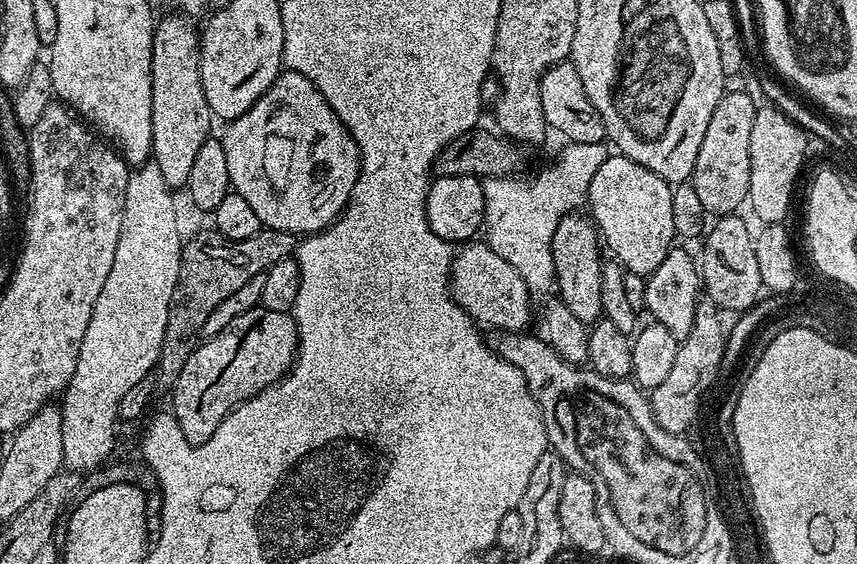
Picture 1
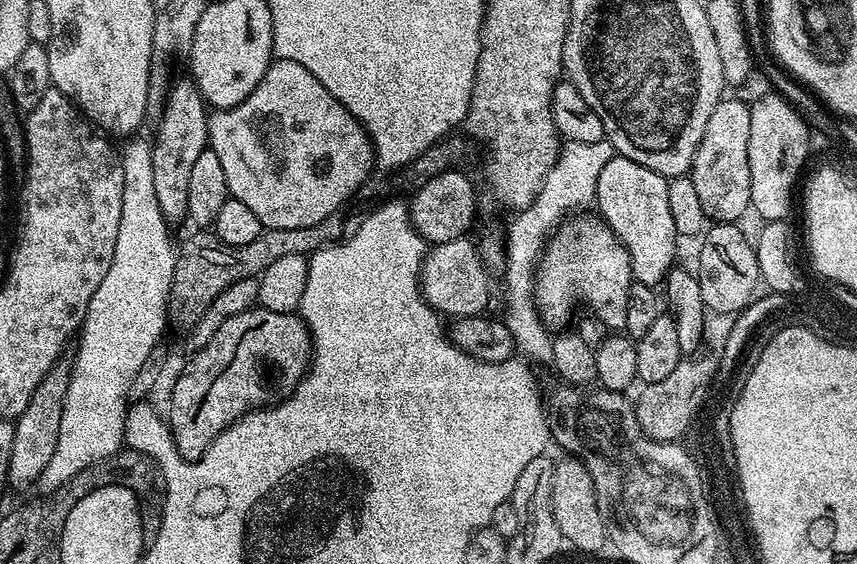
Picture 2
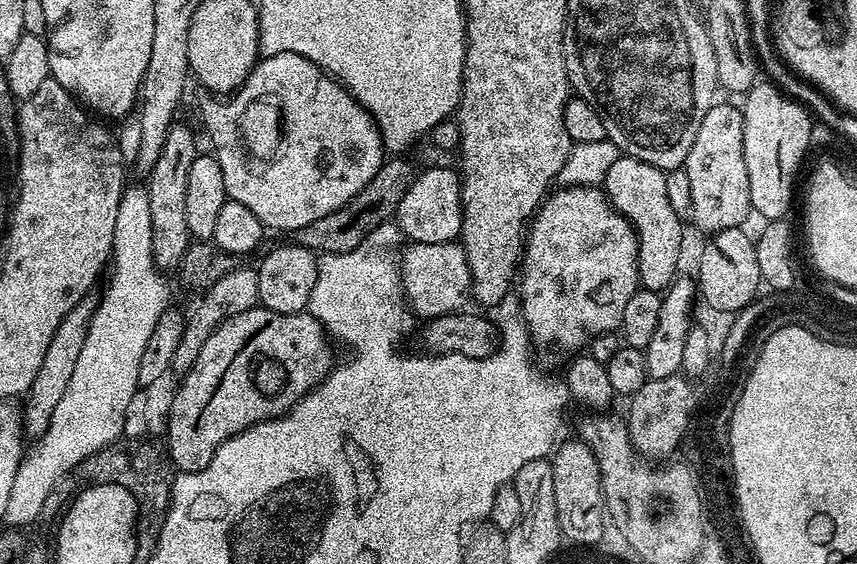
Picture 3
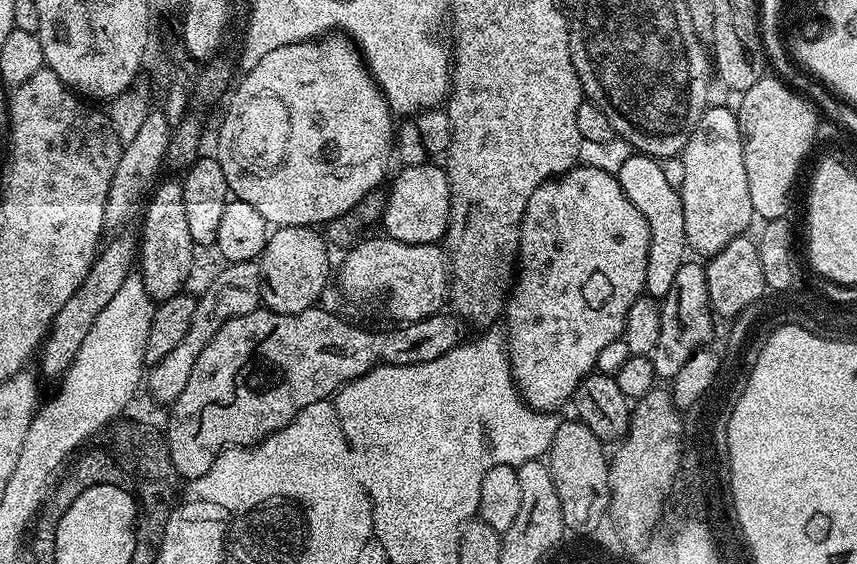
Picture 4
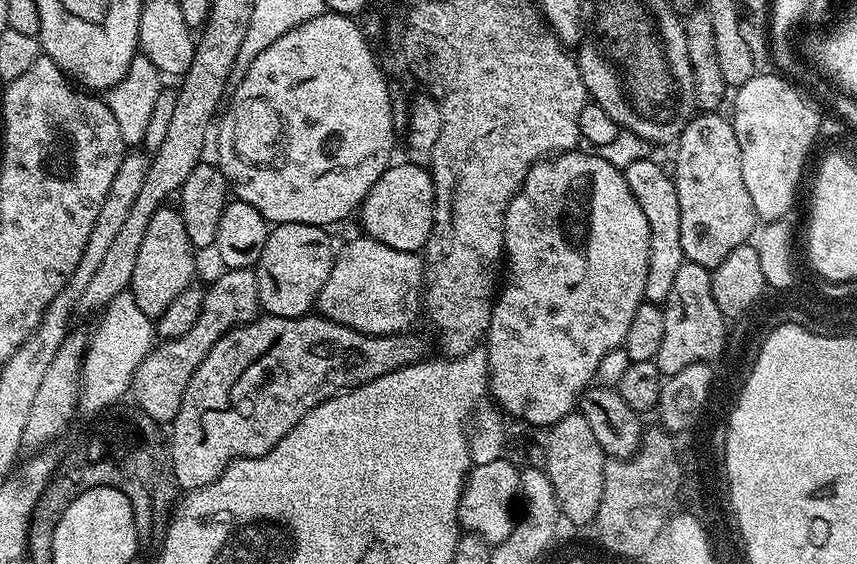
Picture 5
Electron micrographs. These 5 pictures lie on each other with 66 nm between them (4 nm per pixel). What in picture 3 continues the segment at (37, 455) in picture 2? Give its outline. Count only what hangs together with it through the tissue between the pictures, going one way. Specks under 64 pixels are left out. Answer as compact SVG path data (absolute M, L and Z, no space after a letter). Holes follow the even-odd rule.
M89 294L58 322L58 330L54 330L54 338L50 338L50 346L46 346L46 358L42 358L42 366L38 366L38 374L34 374L34 382L28 387L22 400L24 413L24 435L28 438L39 438L50 426L50 414L54 414L58 401L66 390L70 378L74 375L74 369L78 357L82 355L82 346L86 346L86 330L90 330L92 315L96 312L98 303L95 295Z

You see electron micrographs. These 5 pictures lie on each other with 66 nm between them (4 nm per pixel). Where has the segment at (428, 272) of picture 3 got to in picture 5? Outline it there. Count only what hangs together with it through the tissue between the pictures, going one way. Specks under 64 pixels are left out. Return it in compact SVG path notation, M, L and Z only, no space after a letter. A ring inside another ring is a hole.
M357 234L353 240L339 245L335 260L326 284L322 286L315 307L319 315L328 320L338 322L342 326L350 326L367 336L394 336L413 327L412 324L422 312L422 301L426 291L426 265L417 253L406 250L390 250L390 246L382 246L374 238Z

